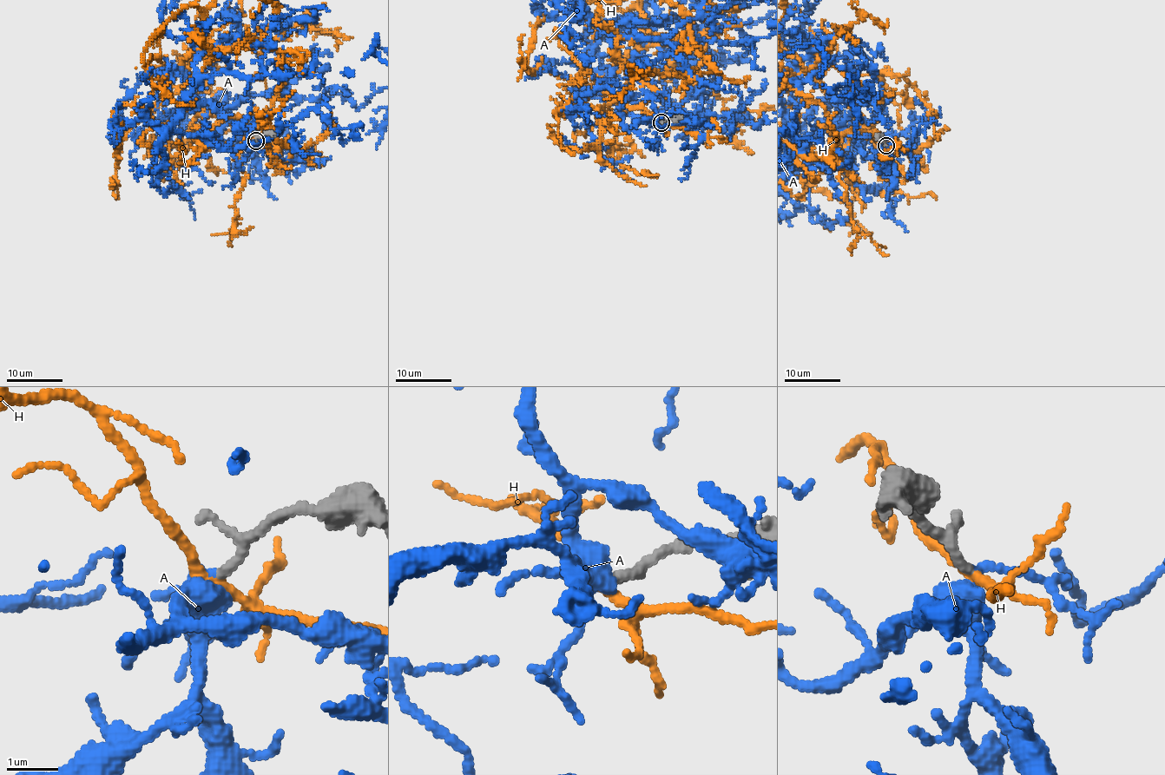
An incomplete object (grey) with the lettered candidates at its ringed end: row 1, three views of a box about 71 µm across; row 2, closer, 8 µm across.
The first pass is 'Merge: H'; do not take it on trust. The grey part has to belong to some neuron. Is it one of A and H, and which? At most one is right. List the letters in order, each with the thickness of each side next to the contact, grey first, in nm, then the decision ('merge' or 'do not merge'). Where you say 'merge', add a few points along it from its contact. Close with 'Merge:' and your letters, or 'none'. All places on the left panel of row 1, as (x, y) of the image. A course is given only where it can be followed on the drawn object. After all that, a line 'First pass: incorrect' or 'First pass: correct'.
A: 150/320 nm | merge
H: 150/150 nm | do not merge
Merge: A
First pass: incorrect

